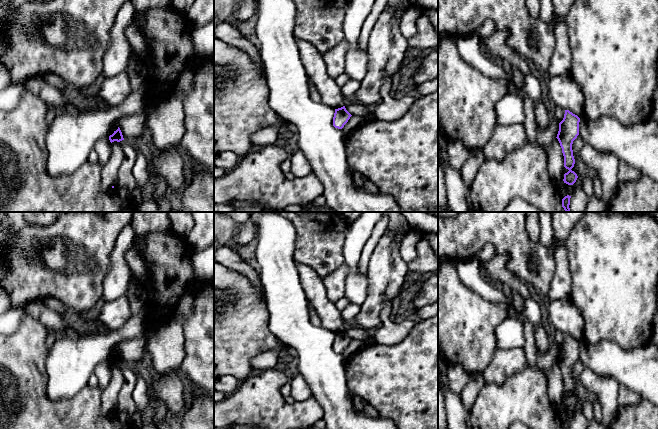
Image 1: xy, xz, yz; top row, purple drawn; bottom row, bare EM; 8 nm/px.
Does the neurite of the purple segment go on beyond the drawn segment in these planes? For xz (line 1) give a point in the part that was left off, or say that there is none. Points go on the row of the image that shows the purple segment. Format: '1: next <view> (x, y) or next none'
1: next none

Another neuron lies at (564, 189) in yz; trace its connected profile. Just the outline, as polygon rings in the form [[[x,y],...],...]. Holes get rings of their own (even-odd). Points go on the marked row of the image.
[[[564,167],[563,177],[560,180],[560,182],[557,184],[558,194],[559,194],[561,200],[567,195],[572,196],[574,191],[576,190],[576,187],[578,186],[579,182],[581,181],[581,179],[578,176],[576,182],[573,185],[566,184],[563,181],[563,179],[564,179],[564,174],[567,173],[568,171],[569,170]]]

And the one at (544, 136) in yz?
[[[551,122],[546,128],[536,125],[536,141],[540,146],[548,146],[557,137],[559,123]]]

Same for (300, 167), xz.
[[[299,148],[289,156],[289,159],[291,161],[291,172],[295,178],[303,178],[312,174],[312,169]]]

